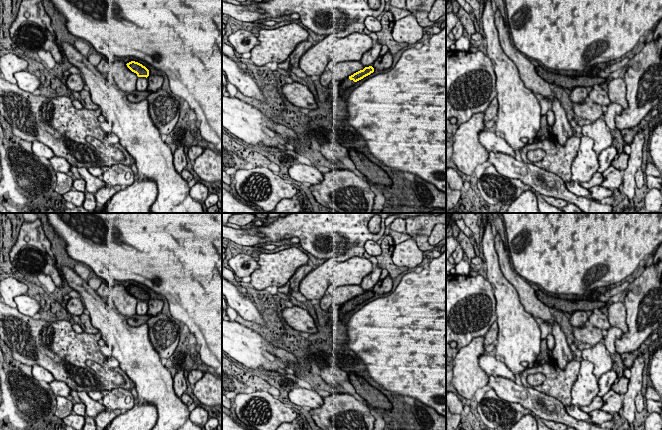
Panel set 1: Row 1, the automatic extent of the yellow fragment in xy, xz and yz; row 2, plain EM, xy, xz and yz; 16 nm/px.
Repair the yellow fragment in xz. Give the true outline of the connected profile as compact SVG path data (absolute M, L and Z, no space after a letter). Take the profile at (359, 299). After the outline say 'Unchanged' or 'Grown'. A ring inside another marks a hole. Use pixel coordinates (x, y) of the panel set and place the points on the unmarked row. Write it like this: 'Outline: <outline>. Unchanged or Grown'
Outline: M372 290L365 291L363 294L360 294L353 299L347 301L339 308L339 318L342 320L343 316L354 309L357 305L363 303L364 301L370 299L374 296L374 292Z. Grown

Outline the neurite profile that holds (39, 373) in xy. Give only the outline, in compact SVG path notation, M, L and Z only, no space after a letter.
M39 365L32 366L32 376L38 381L45 381L47 383L51 383L55 380L53 375L48 370Z

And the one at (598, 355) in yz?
M603 342L585 348L581 357L594 365L593 373L597 379L612 369L611 355Z

